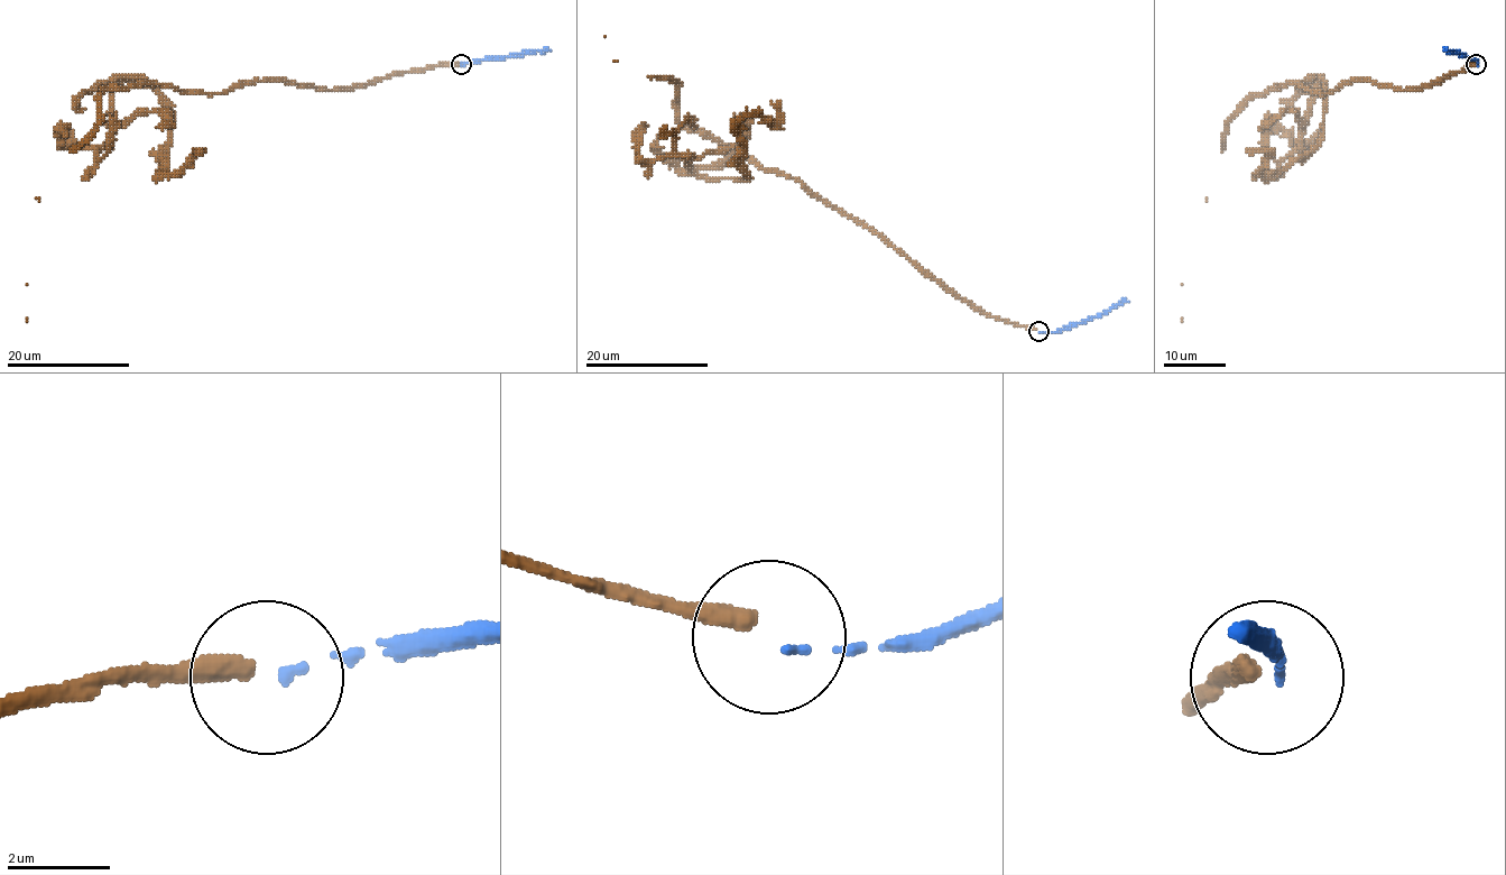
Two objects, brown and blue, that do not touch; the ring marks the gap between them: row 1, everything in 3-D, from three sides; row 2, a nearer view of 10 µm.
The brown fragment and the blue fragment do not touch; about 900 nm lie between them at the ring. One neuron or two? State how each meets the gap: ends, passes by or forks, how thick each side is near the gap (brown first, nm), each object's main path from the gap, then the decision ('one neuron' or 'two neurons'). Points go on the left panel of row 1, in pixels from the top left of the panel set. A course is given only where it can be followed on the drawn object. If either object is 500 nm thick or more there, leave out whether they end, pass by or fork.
brown ends | blue ends | 400/140 nm | brown via (459, 63), (348, 88), (277, 80), (216, 92), (108, 86), (100, 119), (38, 199), (26, 321) | blue via (462, 65), (550, 49) | two neurons

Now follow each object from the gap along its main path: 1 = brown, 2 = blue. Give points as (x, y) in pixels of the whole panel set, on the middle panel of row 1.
1: (1036, 330), (986, 316), (795, 178), (761, 169), (690, 131), (680, 120), (677, 85), (617, 62), (604, 36)
2: (1040, 333), (1061, 331), (1127, 301)

